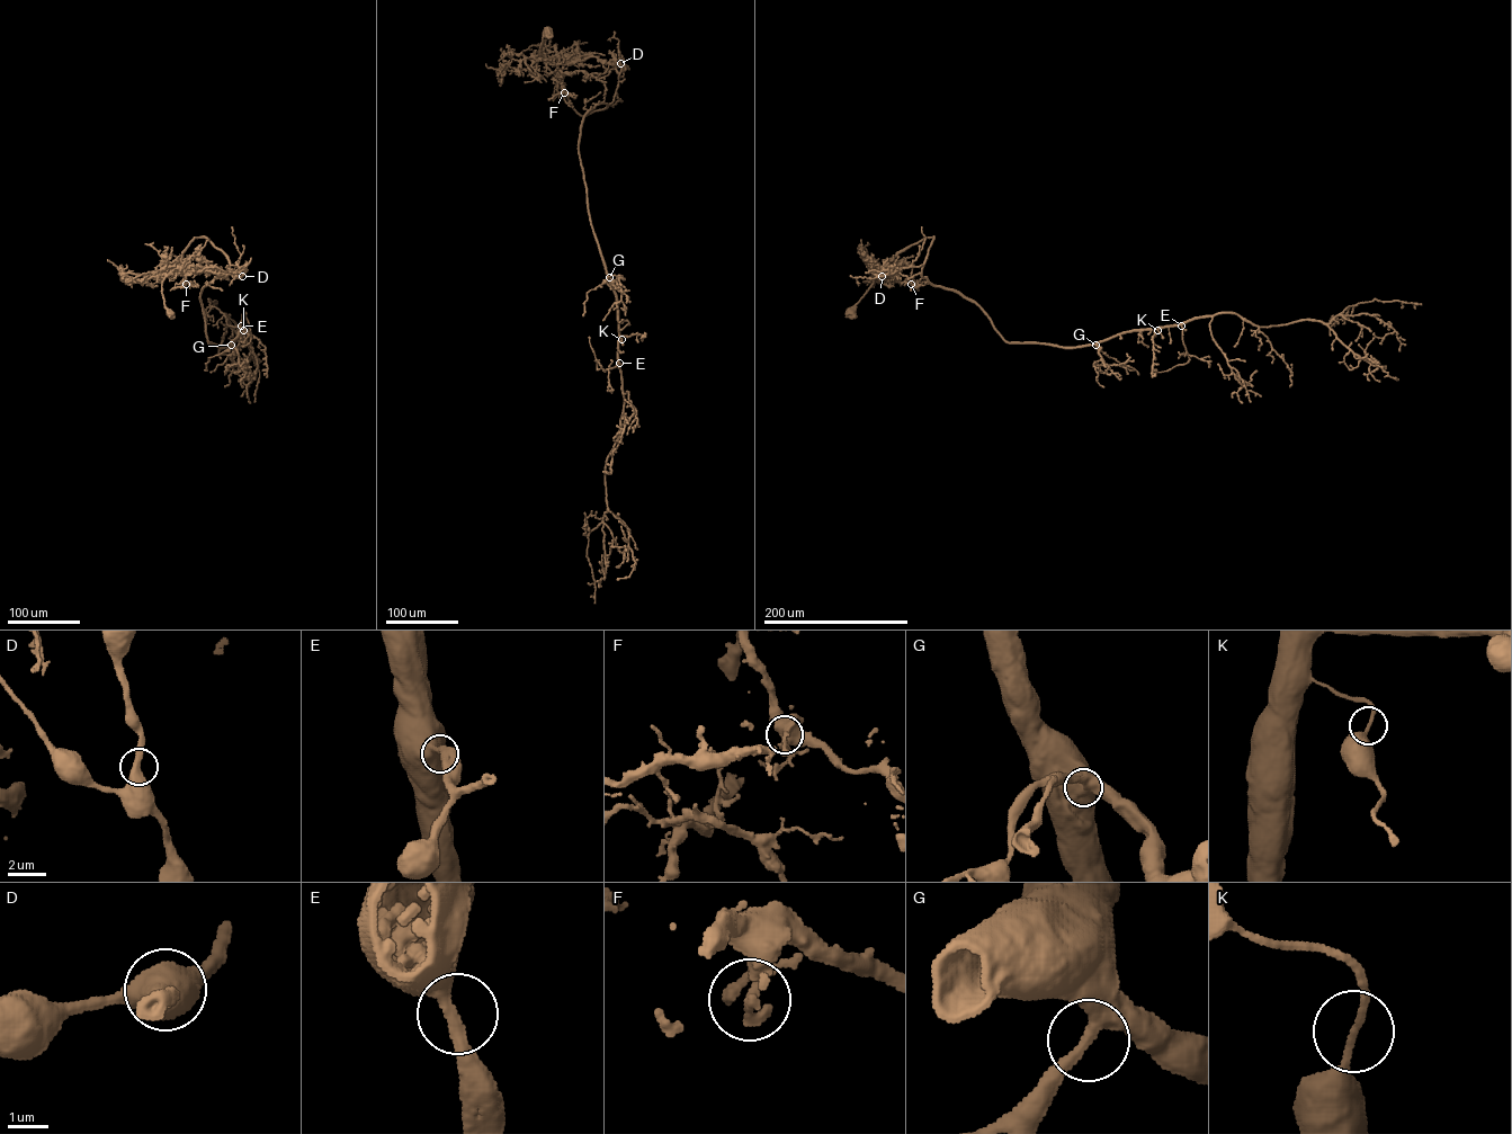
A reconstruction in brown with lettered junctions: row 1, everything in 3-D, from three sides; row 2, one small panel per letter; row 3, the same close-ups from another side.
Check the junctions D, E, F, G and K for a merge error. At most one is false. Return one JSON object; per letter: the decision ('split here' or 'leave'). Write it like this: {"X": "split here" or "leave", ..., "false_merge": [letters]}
{"D": "leave", "E": "leave", "F": "split here", "G": "leave", "K": "leave", "false_merge": ["F"]}

